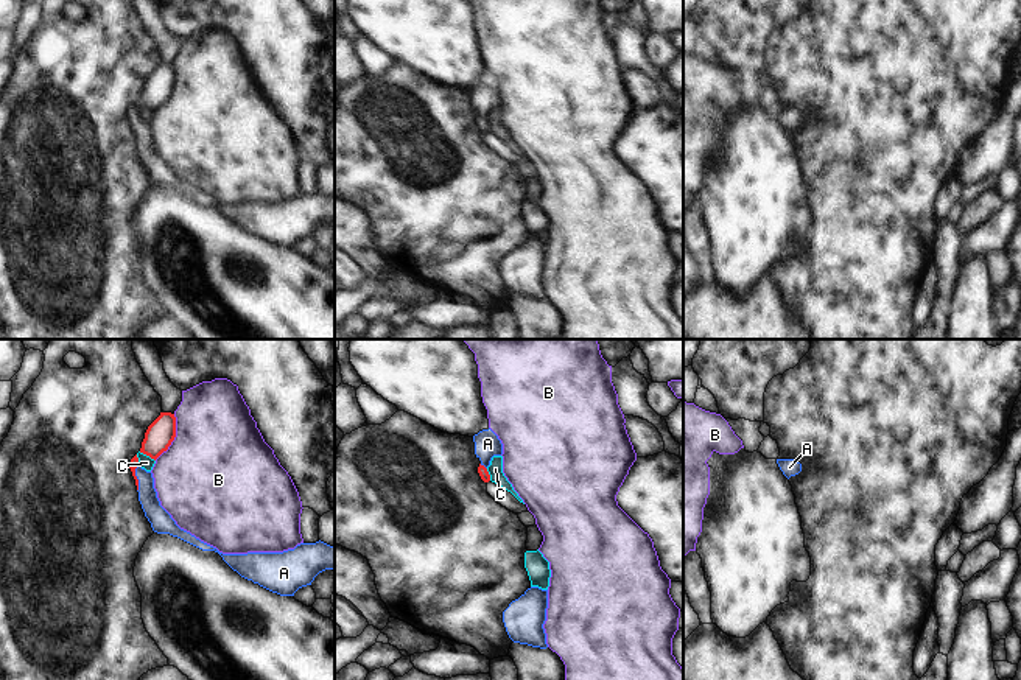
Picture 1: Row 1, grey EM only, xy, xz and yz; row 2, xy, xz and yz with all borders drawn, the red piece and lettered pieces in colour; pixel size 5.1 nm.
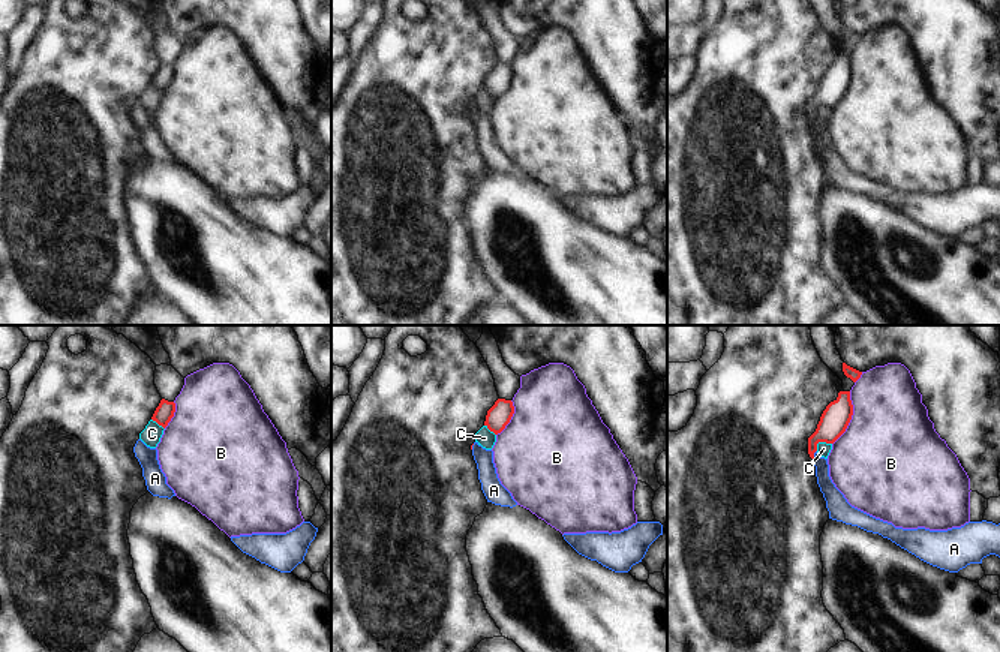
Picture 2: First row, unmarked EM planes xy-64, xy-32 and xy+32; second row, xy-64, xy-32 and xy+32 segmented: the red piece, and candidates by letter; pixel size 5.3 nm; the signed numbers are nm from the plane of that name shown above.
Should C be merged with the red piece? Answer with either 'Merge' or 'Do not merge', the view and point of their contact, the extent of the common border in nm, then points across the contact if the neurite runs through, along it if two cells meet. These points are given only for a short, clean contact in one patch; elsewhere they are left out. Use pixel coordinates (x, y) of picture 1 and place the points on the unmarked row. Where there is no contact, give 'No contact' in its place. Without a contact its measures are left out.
Do not merge. Touches red at xy (147, 106). Shared border 100 nm. Boundary: xy (139, 103), (154, 112)

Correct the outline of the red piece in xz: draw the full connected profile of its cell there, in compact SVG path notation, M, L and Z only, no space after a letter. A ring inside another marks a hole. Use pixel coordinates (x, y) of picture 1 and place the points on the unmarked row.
M490 79L475 86L473 93L475 93L475 106L481 112L478 124L484 134L489 134L490 126L487 123L487 118L490 117L493 107L503 106L503 95Z

